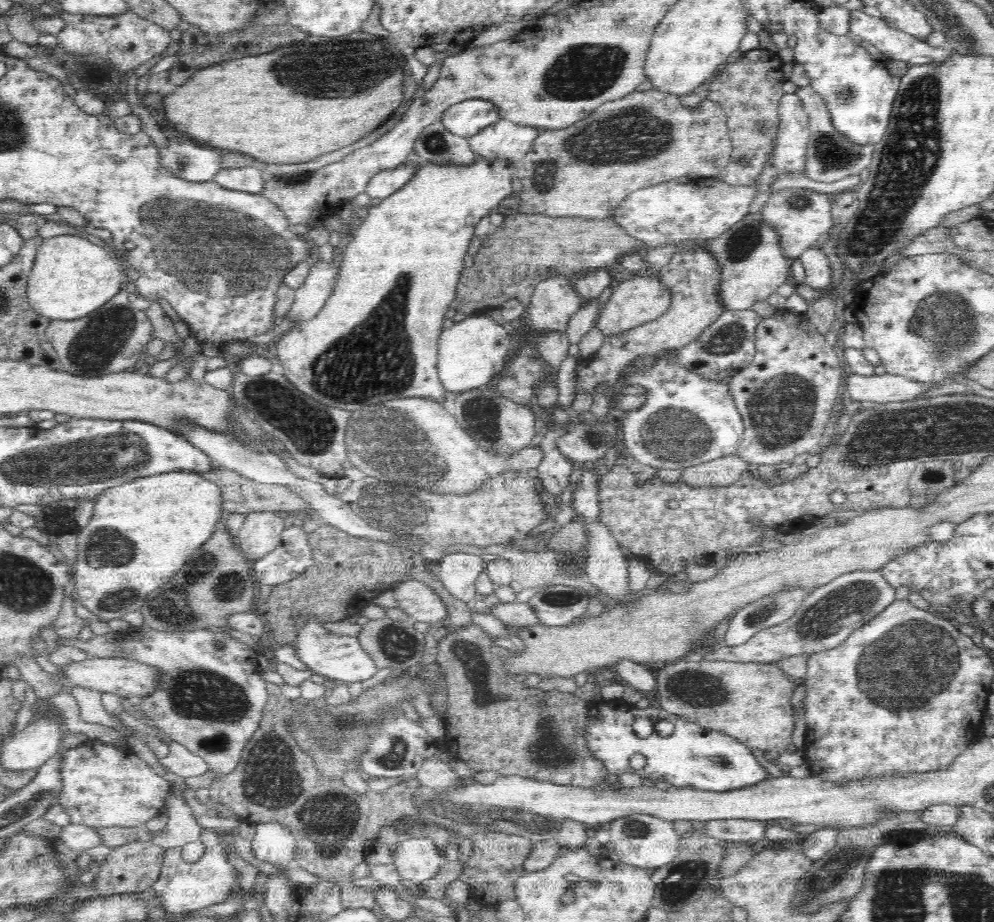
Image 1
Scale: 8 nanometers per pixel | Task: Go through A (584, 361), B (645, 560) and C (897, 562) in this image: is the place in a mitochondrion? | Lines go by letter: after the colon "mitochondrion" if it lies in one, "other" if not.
A: other
B: other
C: other

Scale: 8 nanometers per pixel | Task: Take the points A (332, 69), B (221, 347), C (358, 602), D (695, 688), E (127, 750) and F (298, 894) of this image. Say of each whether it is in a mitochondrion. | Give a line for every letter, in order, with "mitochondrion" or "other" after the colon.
A: mitochondrion
B: other
C: other
D: mitochondrion
E: other
F: other

